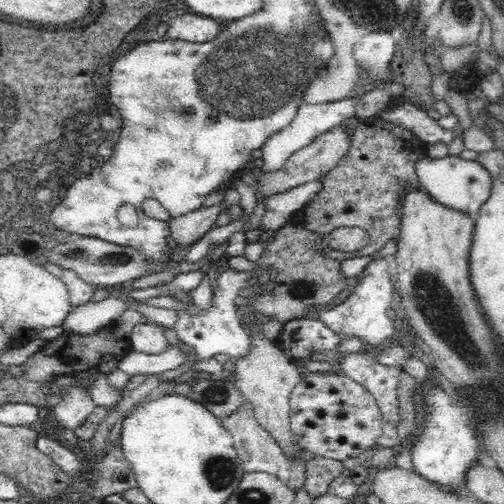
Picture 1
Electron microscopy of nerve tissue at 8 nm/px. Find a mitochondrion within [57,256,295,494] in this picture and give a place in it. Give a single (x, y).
(219, 471)

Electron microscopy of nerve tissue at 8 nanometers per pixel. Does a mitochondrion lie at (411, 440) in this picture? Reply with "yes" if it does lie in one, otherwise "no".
no

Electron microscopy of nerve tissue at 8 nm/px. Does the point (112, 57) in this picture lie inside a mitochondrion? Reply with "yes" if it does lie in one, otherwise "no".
no

